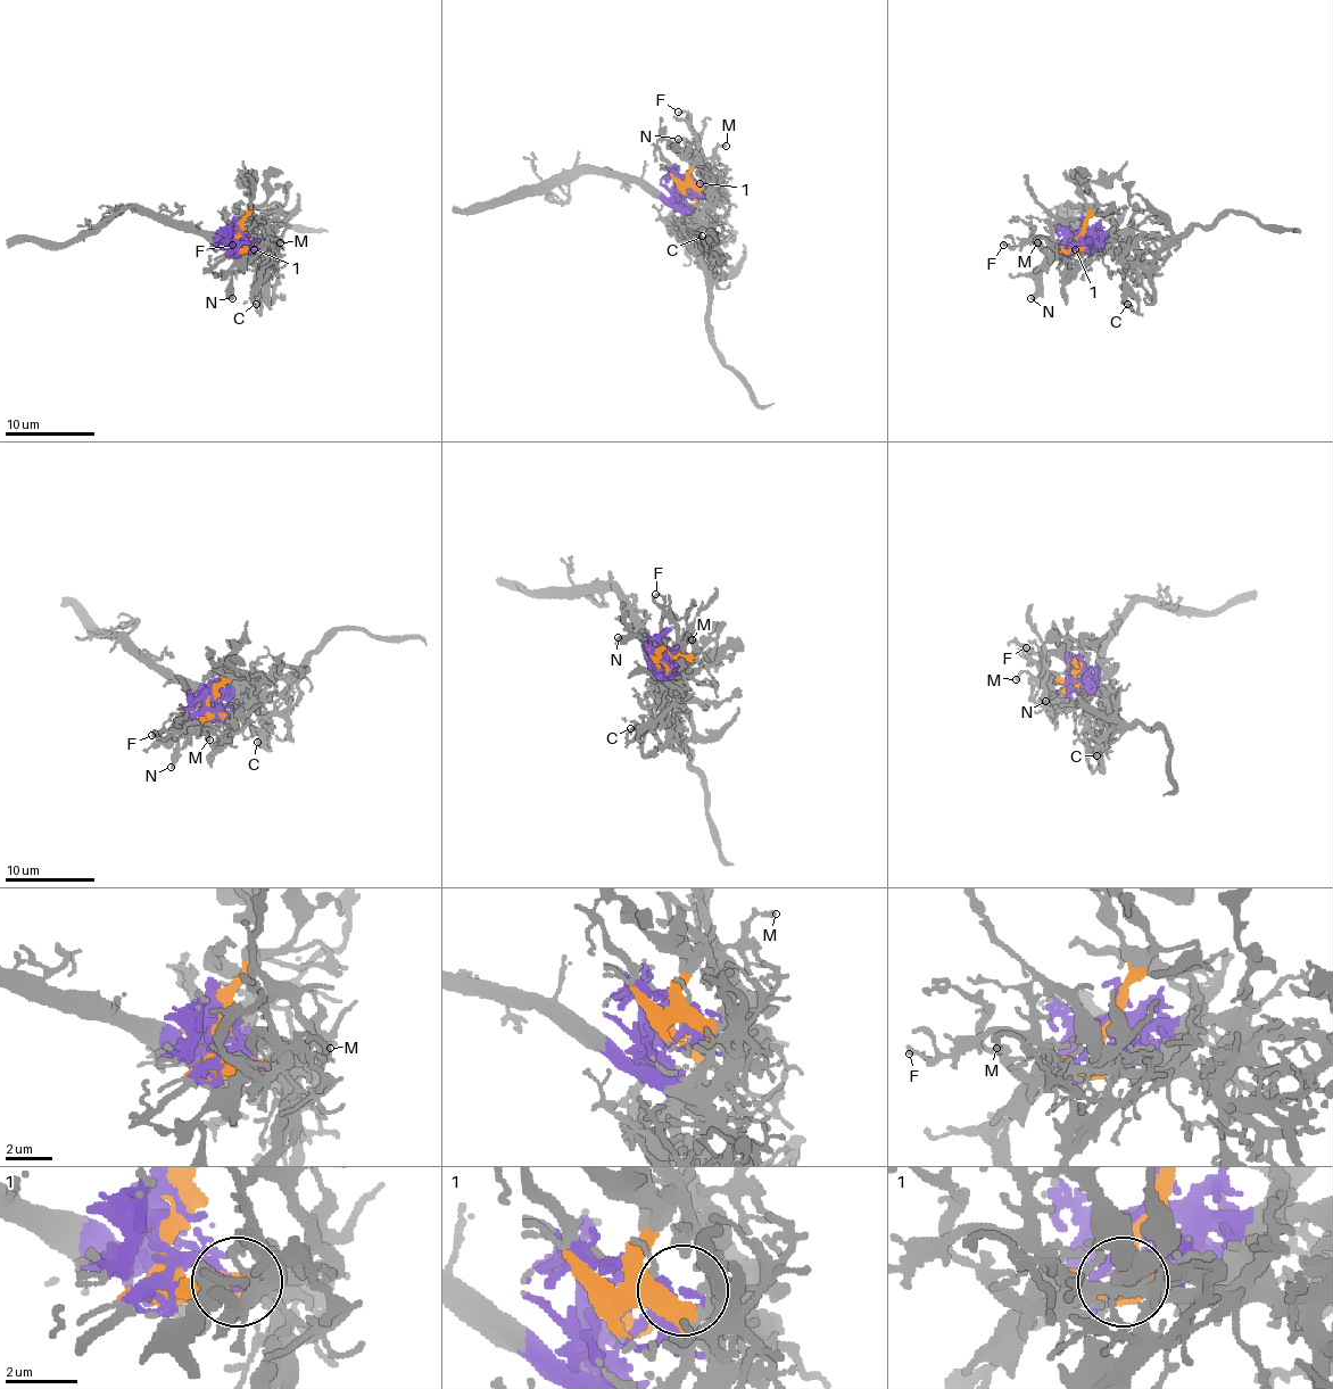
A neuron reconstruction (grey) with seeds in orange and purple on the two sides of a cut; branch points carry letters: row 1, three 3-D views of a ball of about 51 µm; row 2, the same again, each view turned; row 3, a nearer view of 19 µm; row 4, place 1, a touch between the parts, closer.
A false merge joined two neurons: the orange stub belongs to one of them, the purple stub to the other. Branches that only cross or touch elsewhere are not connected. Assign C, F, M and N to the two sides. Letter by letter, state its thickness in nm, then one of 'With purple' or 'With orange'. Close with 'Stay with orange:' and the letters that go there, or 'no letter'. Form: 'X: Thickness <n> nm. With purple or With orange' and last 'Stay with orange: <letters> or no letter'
C: Thickness 150 nm. With purple
F: Thickness 130 nm. With purple
M: Thickness 200 nm. With purple
N: Thickness 280 nm. With orange
Stay with orange: N

